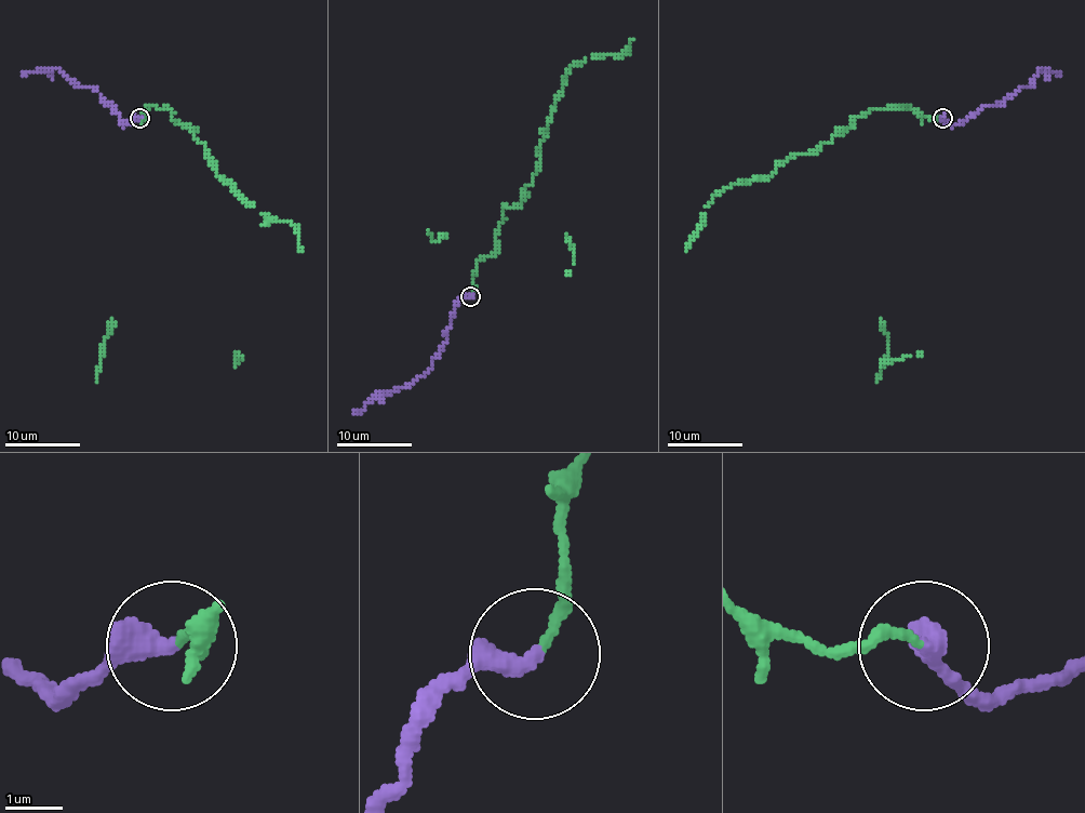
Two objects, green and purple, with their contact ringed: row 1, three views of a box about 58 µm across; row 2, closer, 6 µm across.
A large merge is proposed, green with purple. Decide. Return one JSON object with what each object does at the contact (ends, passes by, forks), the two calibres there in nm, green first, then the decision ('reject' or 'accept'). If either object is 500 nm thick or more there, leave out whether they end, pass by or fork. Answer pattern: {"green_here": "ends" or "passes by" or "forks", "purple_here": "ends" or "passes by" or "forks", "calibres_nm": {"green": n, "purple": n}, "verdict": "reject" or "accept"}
{"green_here": "ends", "purple_here": "ends", "calibres_nm": {"green": 160, "purple": 400}, "verdict": "accept"}

